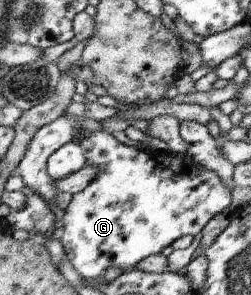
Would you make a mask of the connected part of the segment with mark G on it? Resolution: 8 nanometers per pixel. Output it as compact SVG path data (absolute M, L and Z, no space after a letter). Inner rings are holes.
M105 129L86 134L80 130L76 142L84 150L85 166L96 167L97 171L84 190L71 196L63 211L58 238L65 256L71 262L71 269L84 279L103 276L108 266L117 266L122 271L134 269L140 259L159 253L177 238L198 234L213 216L229 205L230 189L214 171L196 164L186 154L178 158L166 152L125 146Z

